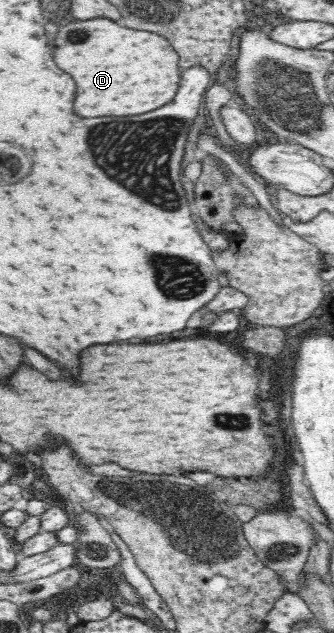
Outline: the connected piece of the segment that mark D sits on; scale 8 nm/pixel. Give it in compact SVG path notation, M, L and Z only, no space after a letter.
M106 18L74 21L61 28L53 54L57 66L75 78L75 114L81 118L145 114L173 100L179 88L179 56L165 38L121 28Z

